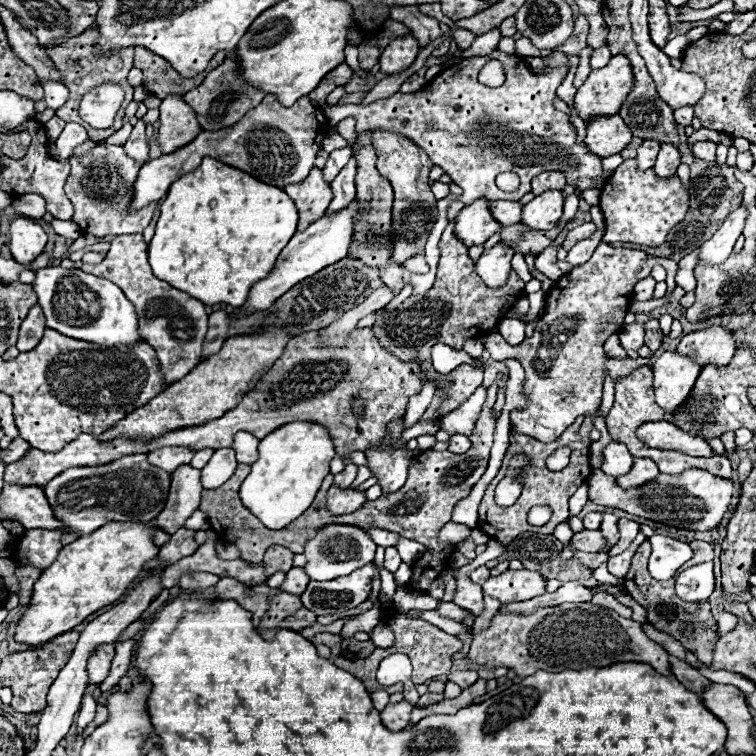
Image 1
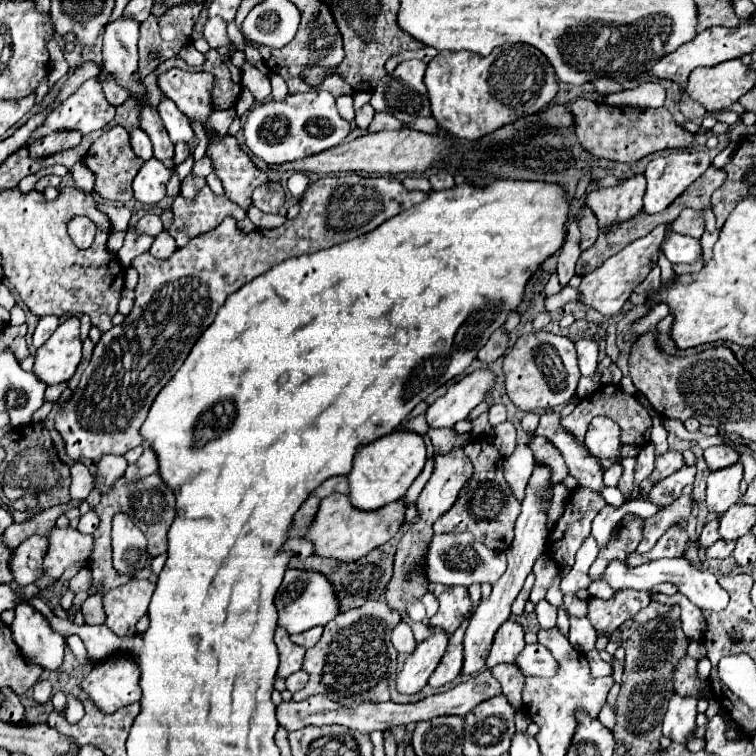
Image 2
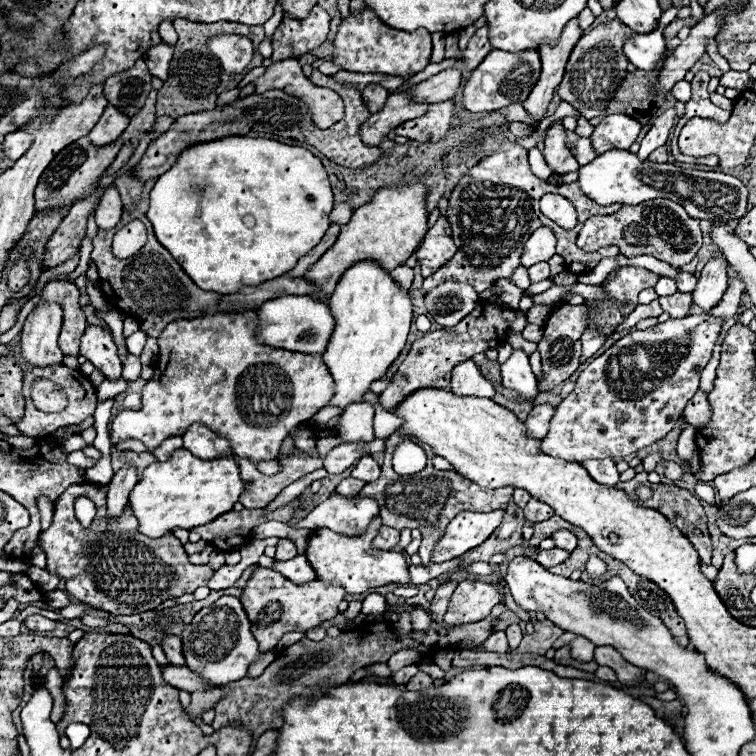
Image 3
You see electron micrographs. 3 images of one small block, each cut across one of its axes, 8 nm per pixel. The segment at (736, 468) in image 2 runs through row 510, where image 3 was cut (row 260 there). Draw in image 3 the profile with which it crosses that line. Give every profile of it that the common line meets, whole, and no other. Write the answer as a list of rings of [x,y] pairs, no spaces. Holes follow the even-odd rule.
[[[724,256],[710,260],[704,270],[702,276],[698,278],[698,284],[694,288],[694,304],[700,306],[704,312],[712,310],[714,304],[720,302],[720,298],[726,292],[726,284],[728,284],[728,276],[726,276],[726,268],[728,262],[724,262]]]

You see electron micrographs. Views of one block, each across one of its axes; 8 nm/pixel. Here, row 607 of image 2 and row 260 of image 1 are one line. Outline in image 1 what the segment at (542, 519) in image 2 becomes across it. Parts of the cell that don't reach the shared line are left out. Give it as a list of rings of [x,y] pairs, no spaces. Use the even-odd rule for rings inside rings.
[[[496,244],[494,248],[486,250],[478,262],[476,262],[476,272],[484,280],[486,286],[490,288],[500,288],[506,284],[508,274],[512,272],[512,256],[514,250],[506,244]]]

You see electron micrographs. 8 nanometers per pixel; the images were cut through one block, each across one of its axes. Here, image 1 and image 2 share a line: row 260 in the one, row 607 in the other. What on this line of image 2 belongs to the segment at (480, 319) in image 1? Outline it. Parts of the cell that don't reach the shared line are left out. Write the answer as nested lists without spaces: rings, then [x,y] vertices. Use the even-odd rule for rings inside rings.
[[[430,584],[430,592],[440,600],[440,608],[430,618],[430,626],[452,634],[462,624],[462,620],[472,612],[468,590],[462,586]]]

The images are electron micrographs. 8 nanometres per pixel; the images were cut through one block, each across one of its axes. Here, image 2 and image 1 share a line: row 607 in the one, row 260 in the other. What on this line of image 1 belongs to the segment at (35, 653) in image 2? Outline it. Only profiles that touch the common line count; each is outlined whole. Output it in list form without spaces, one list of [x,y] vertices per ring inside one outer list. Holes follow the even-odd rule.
[[[18,216],[10,222],[10,234],[8,234],[8,246],[16,262],[28,264],[36,256],[42,254],[46,246],[46,232],[44,228],[30,216]]]

